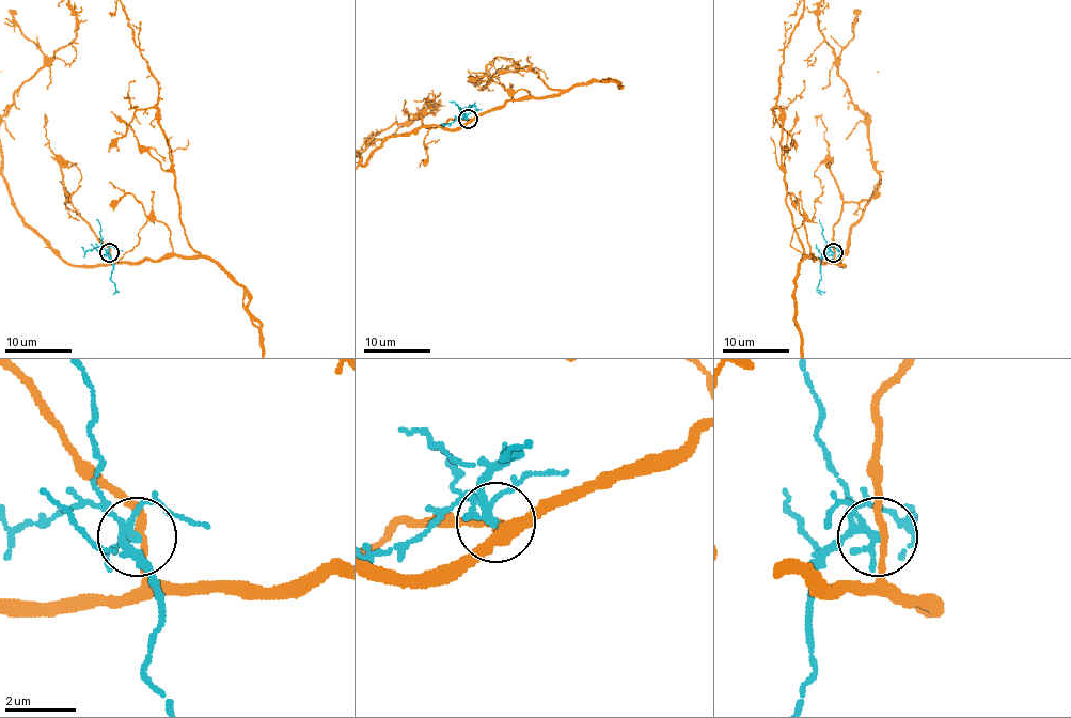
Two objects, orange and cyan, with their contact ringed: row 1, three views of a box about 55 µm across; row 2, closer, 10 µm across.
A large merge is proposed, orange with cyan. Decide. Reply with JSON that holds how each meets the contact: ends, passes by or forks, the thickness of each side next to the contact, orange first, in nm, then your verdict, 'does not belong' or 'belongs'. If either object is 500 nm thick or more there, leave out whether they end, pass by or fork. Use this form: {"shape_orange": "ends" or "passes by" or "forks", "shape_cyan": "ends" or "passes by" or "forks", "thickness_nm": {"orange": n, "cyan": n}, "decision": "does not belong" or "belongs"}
{"shape_orange": "passes by", "shape_cyan": "forks", "thickness_nm": {"orange": 200, "cyan": 170}, "decision": "does not belong"}

